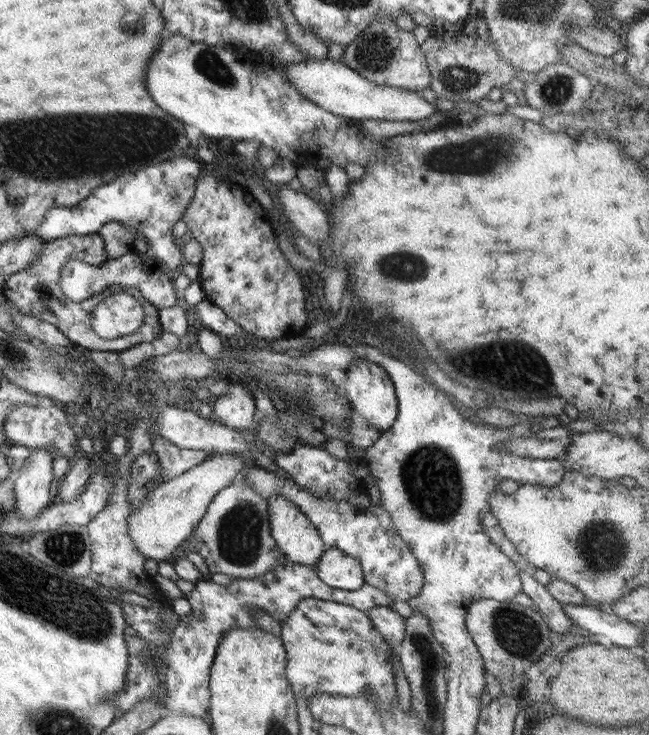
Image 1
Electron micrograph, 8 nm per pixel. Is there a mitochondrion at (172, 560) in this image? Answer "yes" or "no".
no

